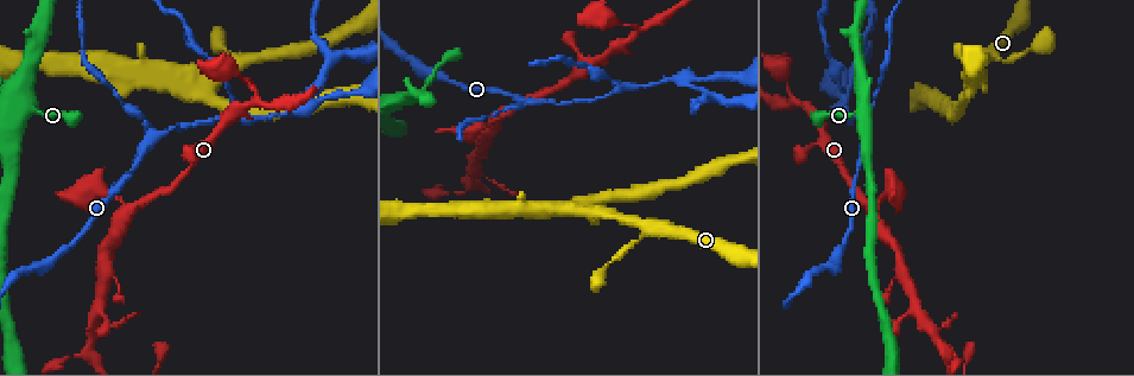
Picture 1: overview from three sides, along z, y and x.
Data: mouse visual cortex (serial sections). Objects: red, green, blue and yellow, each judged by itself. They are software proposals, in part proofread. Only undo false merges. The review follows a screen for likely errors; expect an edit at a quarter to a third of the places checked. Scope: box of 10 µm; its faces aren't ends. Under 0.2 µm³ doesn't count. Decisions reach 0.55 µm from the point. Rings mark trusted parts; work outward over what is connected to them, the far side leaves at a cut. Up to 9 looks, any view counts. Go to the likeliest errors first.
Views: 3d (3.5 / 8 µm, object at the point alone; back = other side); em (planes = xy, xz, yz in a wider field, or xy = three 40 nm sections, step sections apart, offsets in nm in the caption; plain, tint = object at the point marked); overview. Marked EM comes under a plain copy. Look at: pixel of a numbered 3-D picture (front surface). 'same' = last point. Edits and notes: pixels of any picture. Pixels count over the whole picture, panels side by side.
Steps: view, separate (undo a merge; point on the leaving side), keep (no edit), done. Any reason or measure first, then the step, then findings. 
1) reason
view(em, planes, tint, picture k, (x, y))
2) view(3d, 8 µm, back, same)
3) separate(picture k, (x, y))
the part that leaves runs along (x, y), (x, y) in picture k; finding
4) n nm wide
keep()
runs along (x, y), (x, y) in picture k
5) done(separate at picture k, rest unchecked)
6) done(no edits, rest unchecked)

two arms in line, one across
view(3d, 8 µm, picture 1, (586, 212))

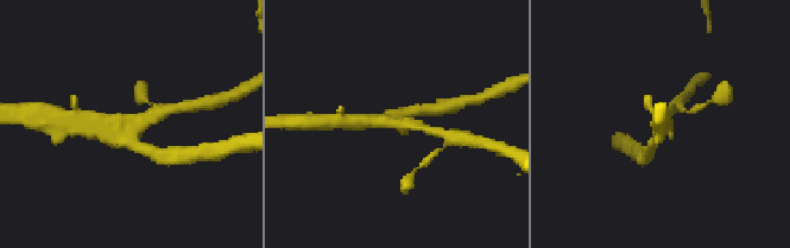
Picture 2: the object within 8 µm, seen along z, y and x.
view(3d, 3.5 µm, same)

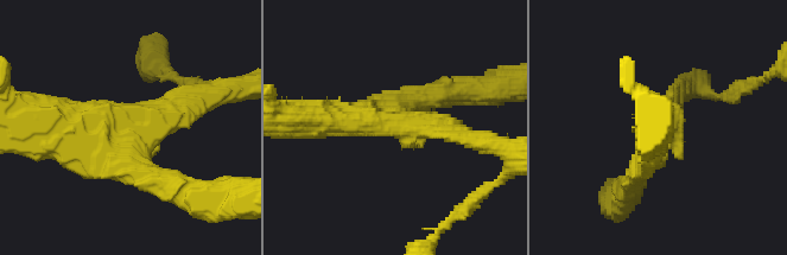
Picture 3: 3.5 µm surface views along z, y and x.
view(em, planes, tint, picture 3, (399, 124))

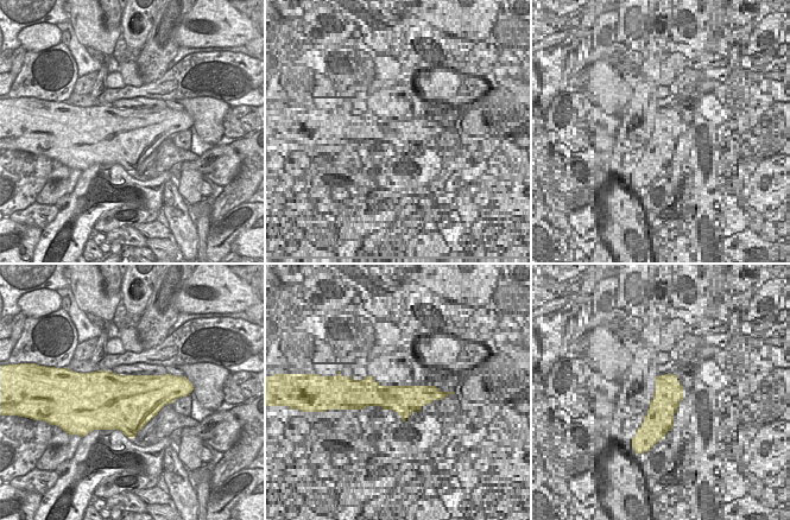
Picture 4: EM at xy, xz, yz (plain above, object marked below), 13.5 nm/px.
750 nm wide
keep()
runs along (205, 95), (132, 125), (49, 125) in picture 3; one cell here

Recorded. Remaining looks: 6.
branch point
view(3d, 3.5 µm, picture 1, (153, 140))

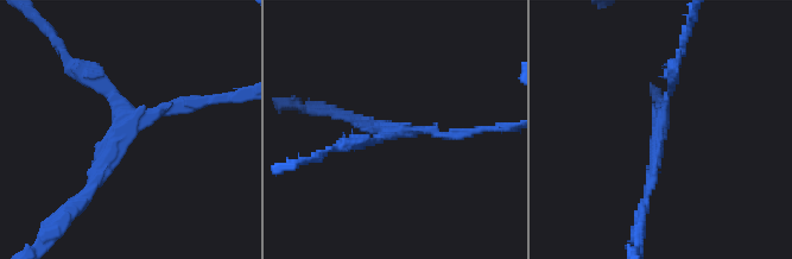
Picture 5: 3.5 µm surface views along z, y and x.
view(em, xy, step 5, tint, picture 5, (660, 132))

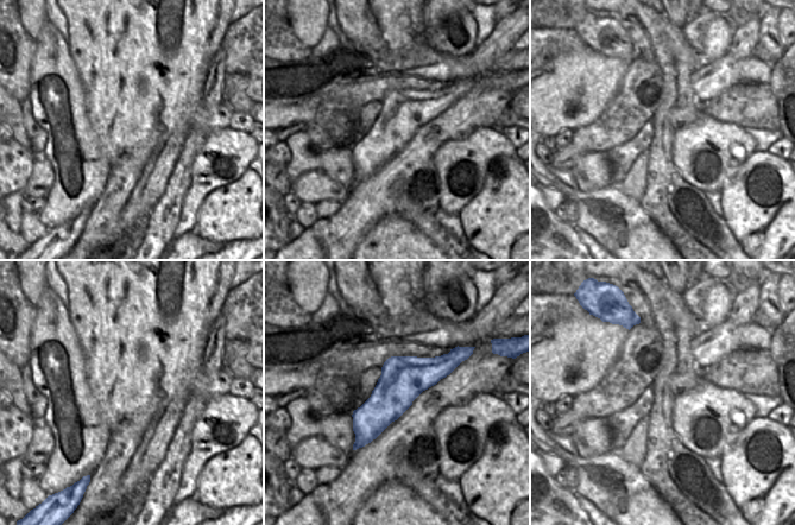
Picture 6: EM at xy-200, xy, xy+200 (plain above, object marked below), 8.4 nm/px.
arms of 150, 150, 150 nm
keep()
runs along (80, 199), (138, 118), (192, 103) in picture 5; all the same cell

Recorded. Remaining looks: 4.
three arms meet
view(3d, 3.5 µm, picture 1, (243, 117))

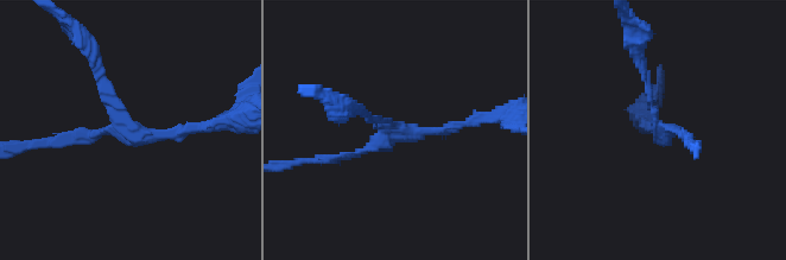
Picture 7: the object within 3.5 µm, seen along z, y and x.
3 arms; arms of 100, 150, 150 nm; shape alone is not enough
view(em, xy, step 2, tint, picture 7, (663, 129))

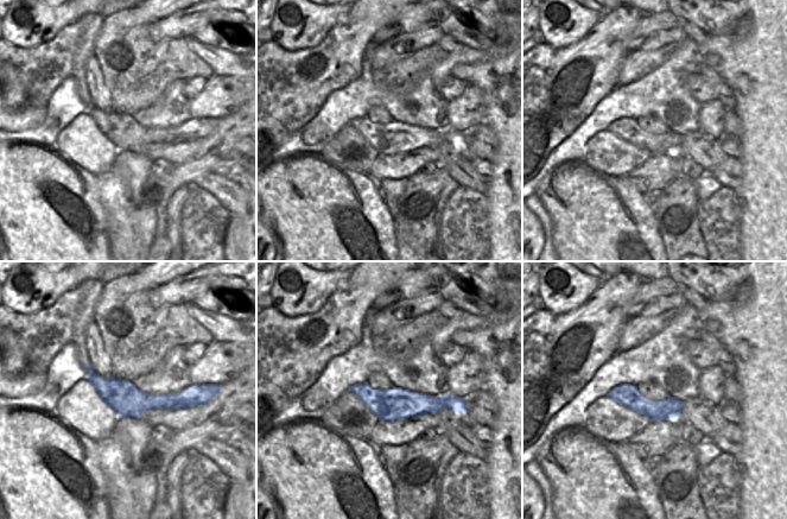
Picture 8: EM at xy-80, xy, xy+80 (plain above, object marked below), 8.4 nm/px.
280 nm wide
keep()
runs along (89, 367), (127, 400), (185, 399) in picture 8; all the same cell

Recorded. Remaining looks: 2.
a fork
view(3d, 3.5 µm, back, picture 1, (509, 114))

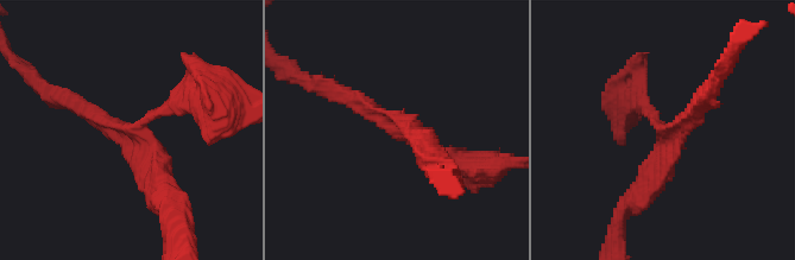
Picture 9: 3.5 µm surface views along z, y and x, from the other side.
3 arms; arms of 150, 250, 250 nm; need the tissue
view(em, xy, step 1, tint, picture 9, (675, 131))

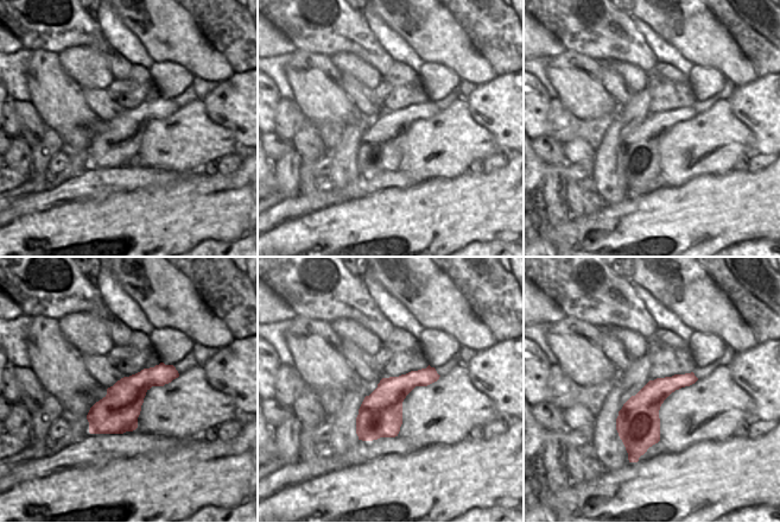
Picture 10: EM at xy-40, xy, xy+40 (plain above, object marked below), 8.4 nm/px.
380 nm wide
keep()
runs along (67, 101), (125, 126), (165, 191) in picture 9; continuous, no second cell

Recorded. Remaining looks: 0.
done(no edits, rest unchecked)

